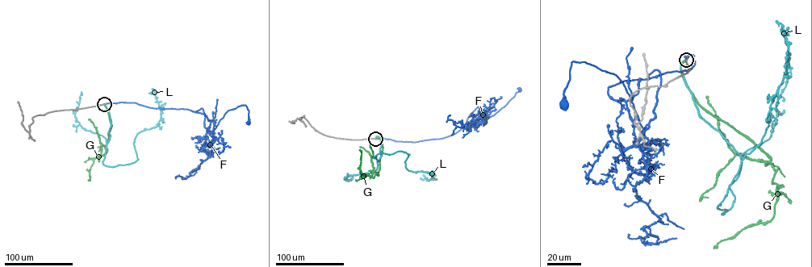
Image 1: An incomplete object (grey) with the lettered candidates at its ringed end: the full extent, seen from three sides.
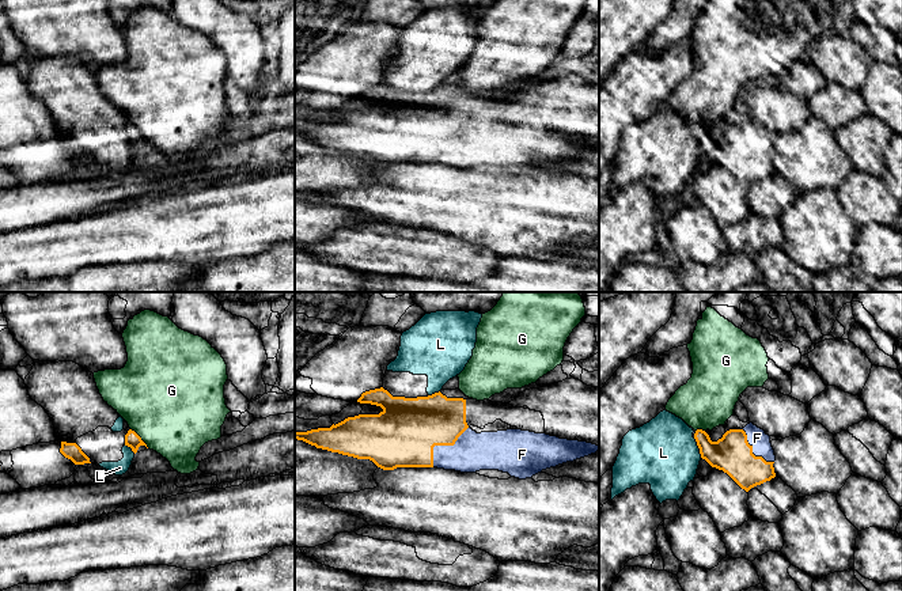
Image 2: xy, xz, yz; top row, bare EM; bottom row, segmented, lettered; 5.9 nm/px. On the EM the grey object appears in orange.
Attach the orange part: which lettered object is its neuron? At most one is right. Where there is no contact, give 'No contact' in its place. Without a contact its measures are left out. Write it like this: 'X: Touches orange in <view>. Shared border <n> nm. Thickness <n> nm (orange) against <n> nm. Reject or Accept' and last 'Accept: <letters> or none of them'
F: Touches orange in xz. Shared border 320 nm. Thickness 380 nm (orange) against 220 nm. Accept
G: Touches orange in xy. Shared border 160 nm. Thickness 90 nm (orange) against 500 nm. Reject
L: Touches orange in yz. Shared border 130 nm. Thickness 240 nm (orange) against 400 nm. Reject
Accept: F

